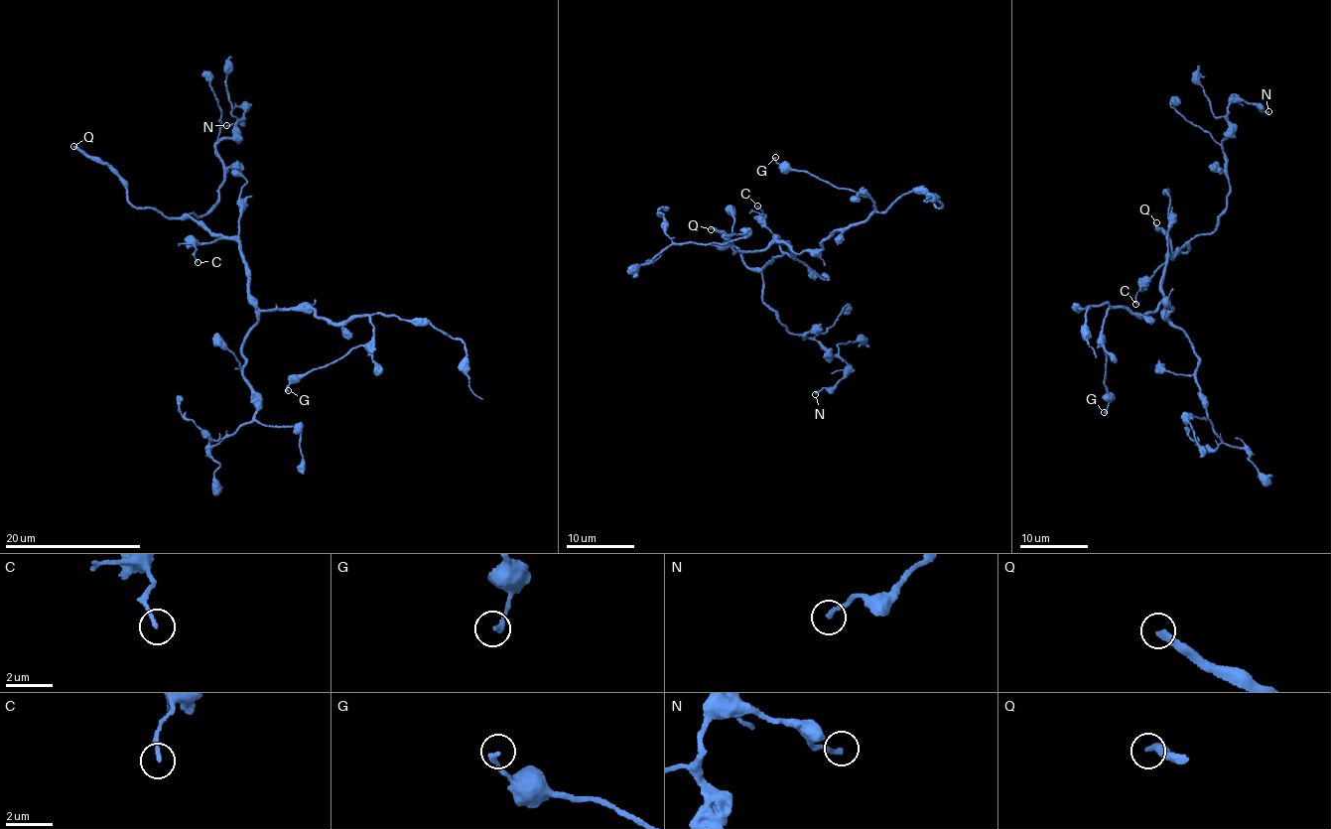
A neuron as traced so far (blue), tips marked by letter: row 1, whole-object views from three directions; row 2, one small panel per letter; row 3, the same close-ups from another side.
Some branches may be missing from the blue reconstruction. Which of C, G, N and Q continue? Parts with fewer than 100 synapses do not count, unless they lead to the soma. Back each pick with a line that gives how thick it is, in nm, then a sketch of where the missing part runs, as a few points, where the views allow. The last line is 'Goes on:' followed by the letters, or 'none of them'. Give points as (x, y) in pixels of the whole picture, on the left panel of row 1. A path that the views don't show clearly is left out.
Q: 240 nm thick
Goes on: Q

